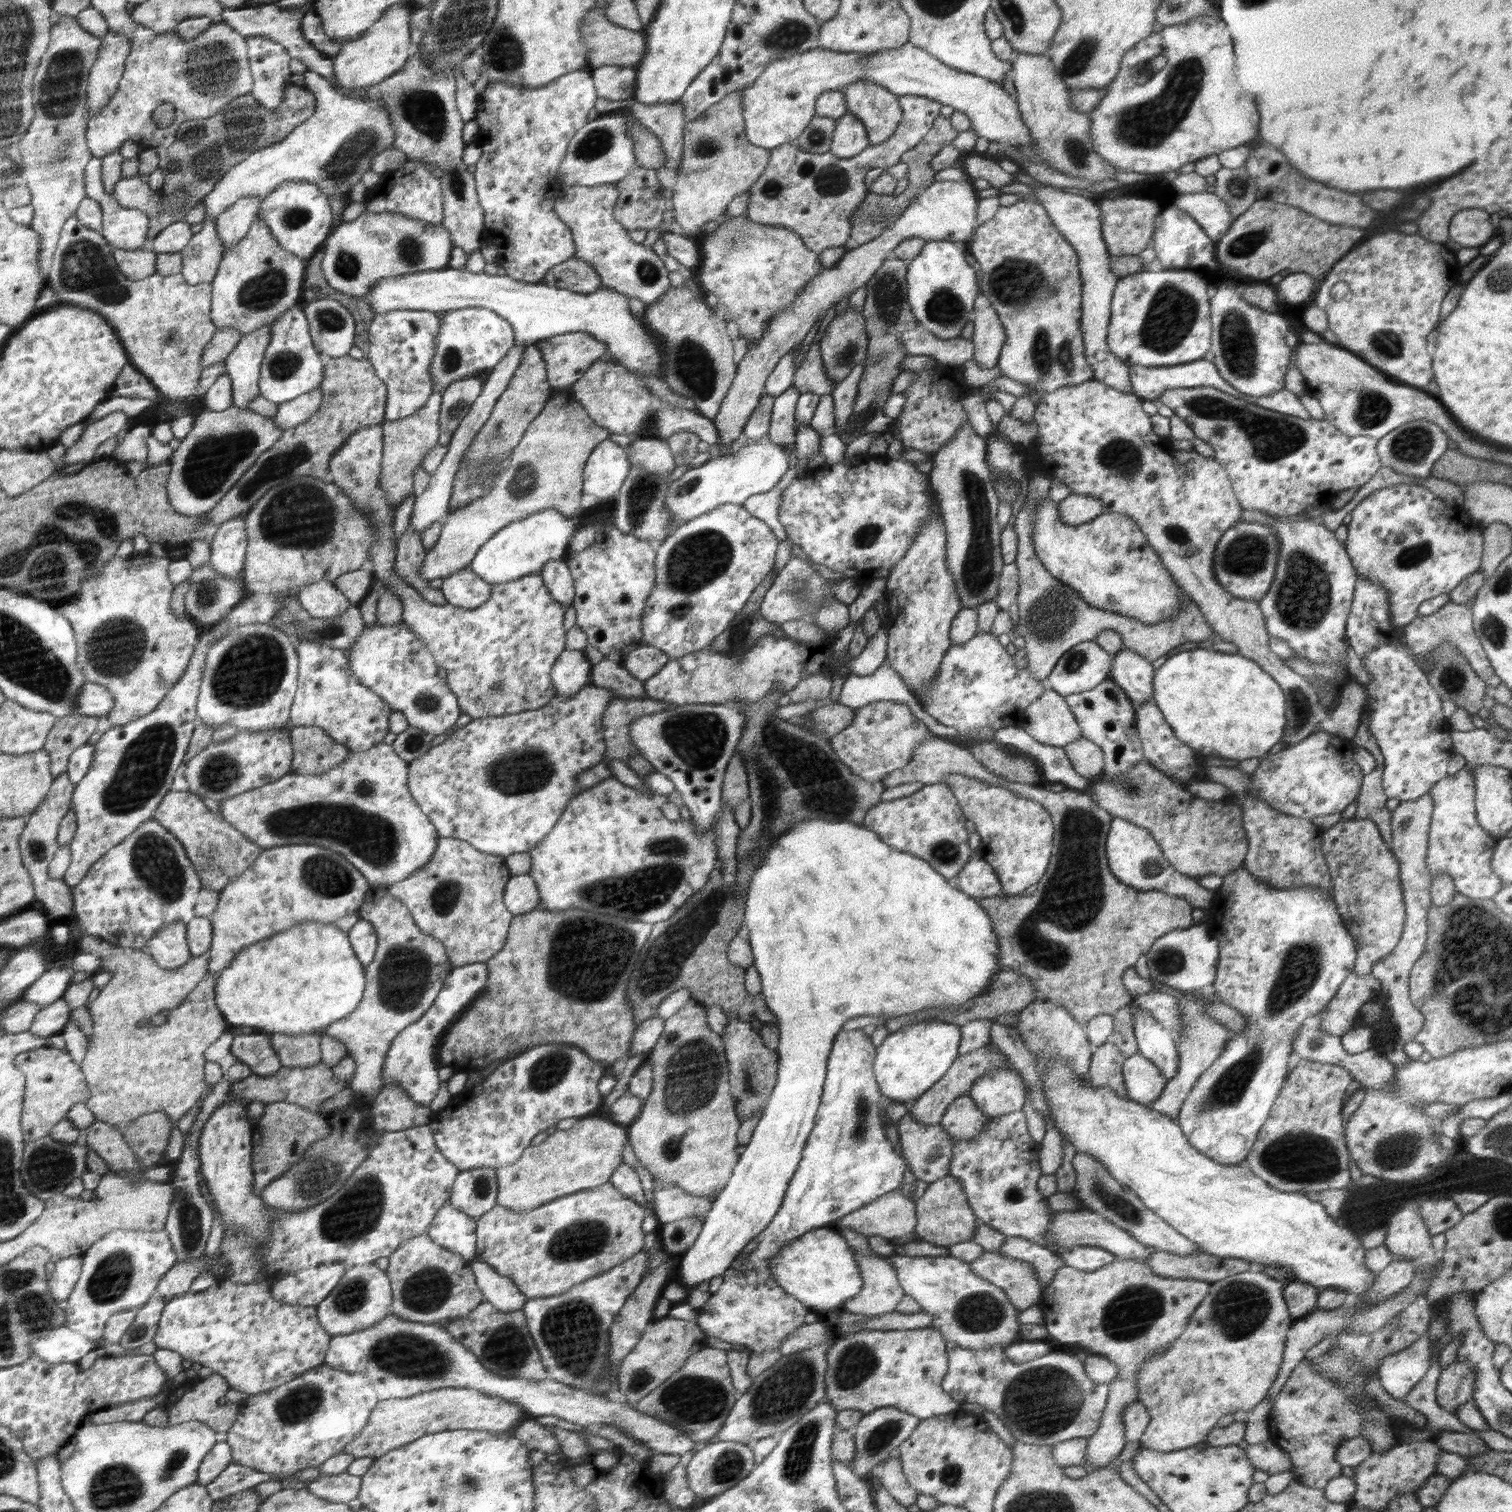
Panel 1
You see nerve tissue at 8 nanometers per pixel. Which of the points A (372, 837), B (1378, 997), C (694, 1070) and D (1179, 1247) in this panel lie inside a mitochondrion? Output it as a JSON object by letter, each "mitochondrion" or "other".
{"A":"mitochondrion","B":"other","C":"mitochondrion","D":"other"}

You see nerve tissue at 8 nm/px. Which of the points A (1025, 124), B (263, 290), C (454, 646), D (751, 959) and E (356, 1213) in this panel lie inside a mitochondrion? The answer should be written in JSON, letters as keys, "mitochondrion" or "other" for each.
{"A":"other","B":"mitochondrion","C":"other","D":"other","E":"mitochondrion"}

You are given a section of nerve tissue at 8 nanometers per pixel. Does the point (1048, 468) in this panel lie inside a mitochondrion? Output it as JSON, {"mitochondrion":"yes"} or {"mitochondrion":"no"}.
{"mitochondrion":"no"}

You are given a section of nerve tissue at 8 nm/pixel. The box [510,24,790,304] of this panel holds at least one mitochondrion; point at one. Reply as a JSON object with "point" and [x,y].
{"point":[596,142]}

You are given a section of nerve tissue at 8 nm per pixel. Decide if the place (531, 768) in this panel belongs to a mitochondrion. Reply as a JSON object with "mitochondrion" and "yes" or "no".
{"mitochondrion":"yes"}

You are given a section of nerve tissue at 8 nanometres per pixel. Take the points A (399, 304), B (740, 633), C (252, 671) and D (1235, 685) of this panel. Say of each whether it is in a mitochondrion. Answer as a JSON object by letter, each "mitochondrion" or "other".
{"A":"other","B":"mitochondrion","C":"mitochondrion","D":"other"}

